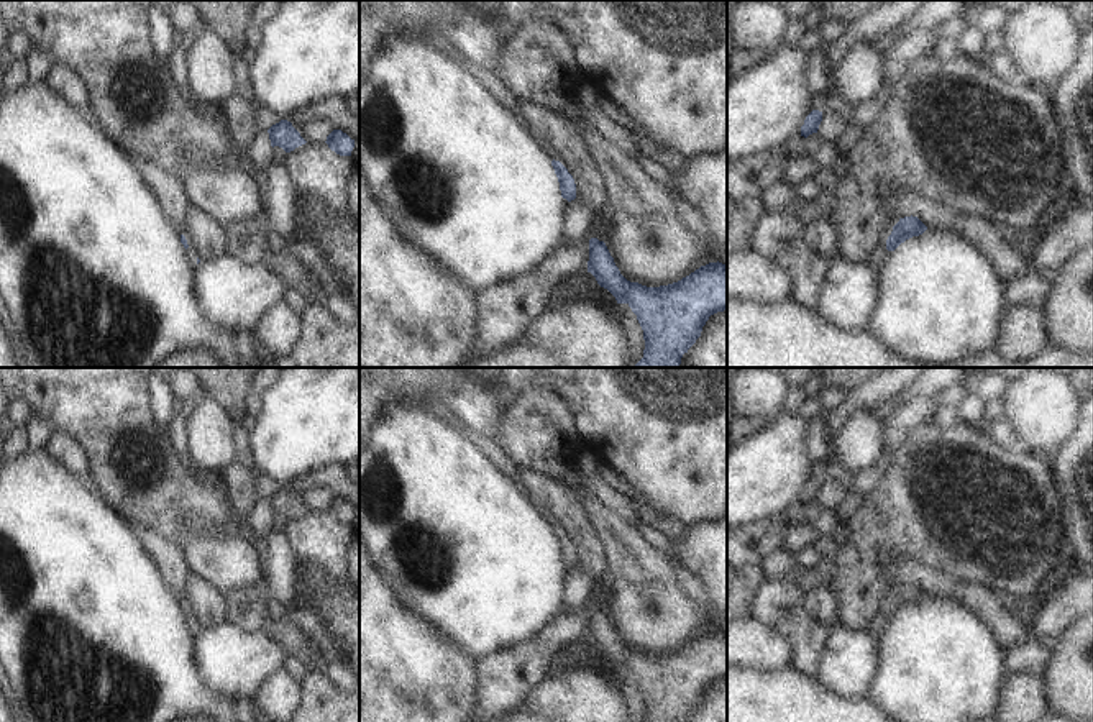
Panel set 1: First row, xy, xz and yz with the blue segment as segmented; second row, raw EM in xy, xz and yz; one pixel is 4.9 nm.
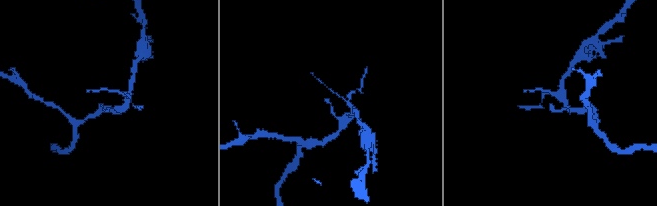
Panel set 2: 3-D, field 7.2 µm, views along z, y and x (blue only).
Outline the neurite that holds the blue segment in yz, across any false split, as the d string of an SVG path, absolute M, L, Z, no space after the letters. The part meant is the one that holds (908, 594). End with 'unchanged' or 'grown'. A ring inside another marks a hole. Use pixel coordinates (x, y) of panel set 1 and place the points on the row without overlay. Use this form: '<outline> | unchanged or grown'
M911 583L899 586L899 589L893 594L893 599L886 607L886 615L881 619L878 632L873 635L880 638L888 628L891 619L894 619L906 607L922 602L926 597L927 594L917 584Z | grown

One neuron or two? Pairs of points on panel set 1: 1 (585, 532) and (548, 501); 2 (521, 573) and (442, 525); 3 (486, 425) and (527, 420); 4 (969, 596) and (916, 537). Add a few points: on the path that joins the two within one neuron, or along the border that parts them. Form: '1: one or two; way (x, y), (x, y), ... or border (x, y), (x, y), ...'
1: one; way (576, 525), (557, 506)
2: one; way (501, 573), (489, 573), (461, 545)
3: two; border (517, 392), (516, 399), (499, 415), (491, 438)
4: two; border (955, 580), (982, 584), (993, 591)

